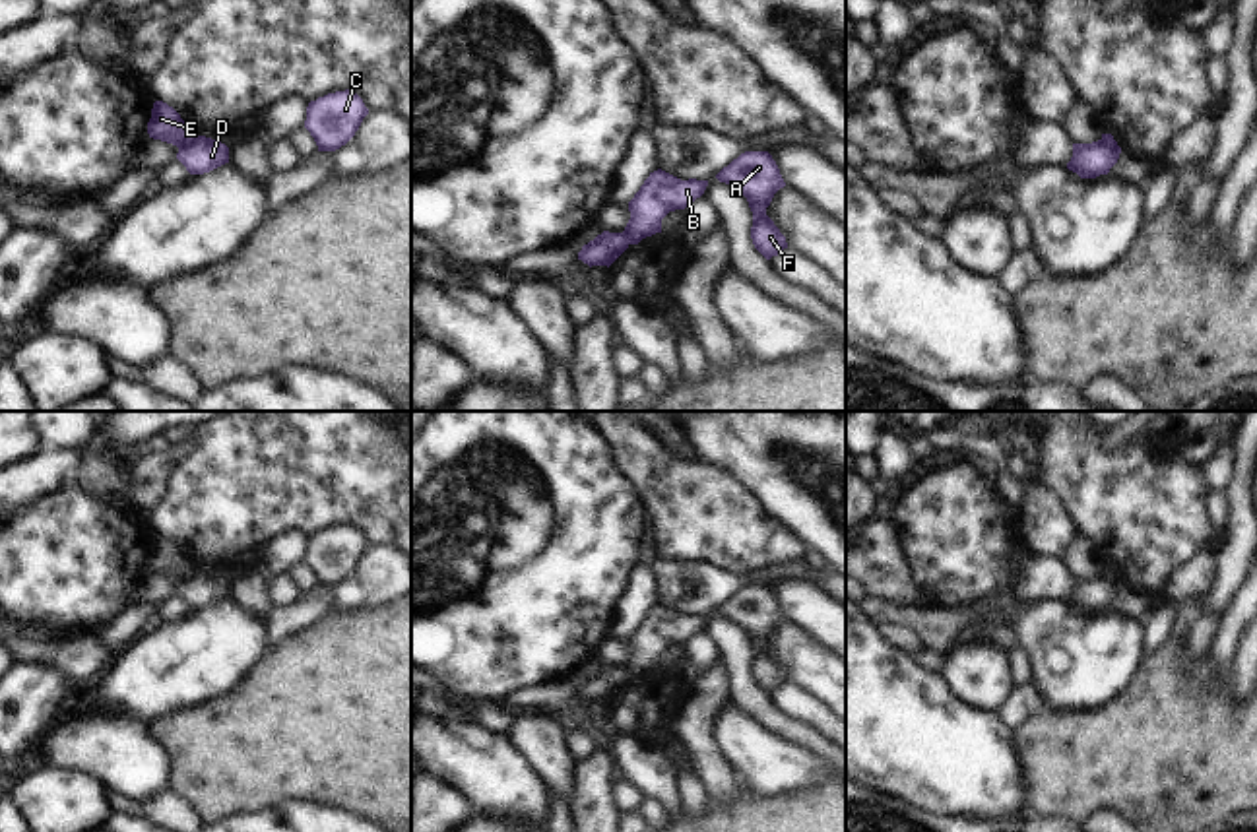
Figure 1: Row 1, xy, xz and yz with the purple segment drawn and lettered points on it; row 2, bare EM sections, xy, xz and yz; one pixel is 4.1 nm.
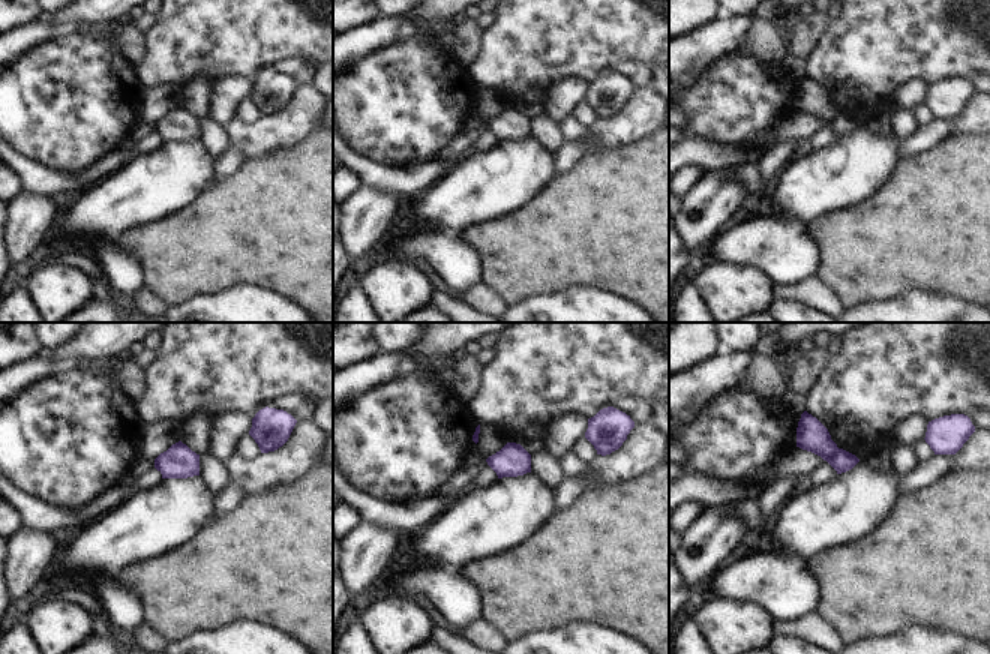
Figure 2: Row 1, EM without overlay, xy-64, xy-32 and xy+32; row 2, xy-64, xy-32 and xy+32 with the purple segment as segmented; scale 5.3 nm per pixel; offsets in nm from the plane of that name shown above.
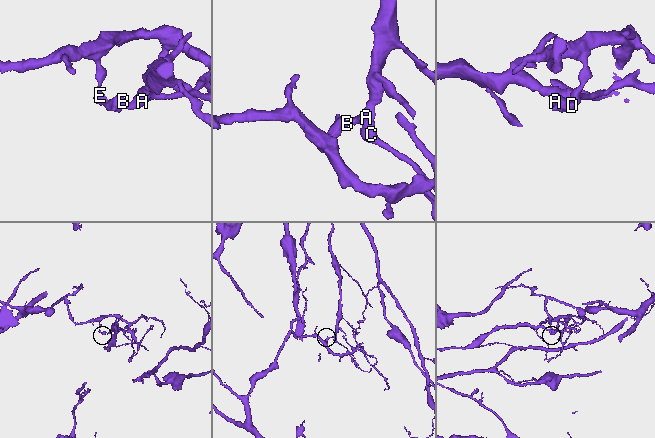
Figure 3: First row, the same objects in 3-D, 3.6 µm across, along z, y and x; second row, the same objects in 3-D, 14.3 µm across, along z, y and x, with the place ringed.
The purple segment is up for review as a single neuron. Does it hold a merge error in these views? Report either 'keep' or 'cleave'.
cleave

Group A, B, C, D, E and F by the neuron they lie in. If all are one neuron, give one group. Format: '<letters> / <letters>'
A B C D F / E

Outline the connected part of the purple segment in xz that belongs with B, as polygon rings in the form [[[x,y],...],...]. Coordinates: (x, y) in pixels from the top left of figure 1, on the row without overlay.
[[[661,603],[650,607],[640,624],[628,636],[630,654],[625,669],[630,679],[661,667],[661,654],[675,644],[685,644],[691,636],[700,632],[708,615],[681,615]]]

